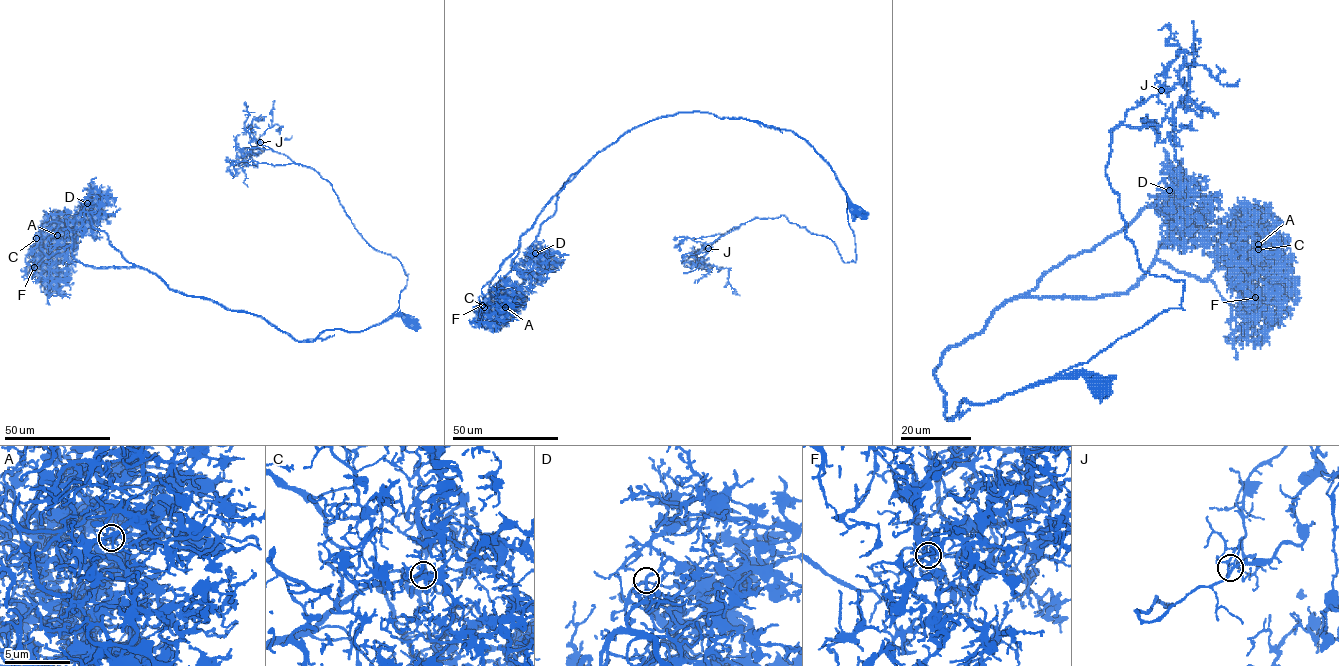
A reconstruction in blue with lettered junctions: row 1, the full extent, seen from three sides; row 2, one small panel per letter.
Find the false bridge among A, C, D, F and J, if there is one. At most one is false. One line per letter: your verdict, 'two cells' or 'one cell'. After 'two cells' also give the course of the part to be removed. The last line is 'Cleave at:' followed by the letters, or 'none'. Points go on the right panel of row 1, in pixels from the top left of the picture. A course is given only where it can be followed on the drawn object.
A: one cell
C: one cell
D: one cell
F: one cell
J: one cell
Cleave at: none

